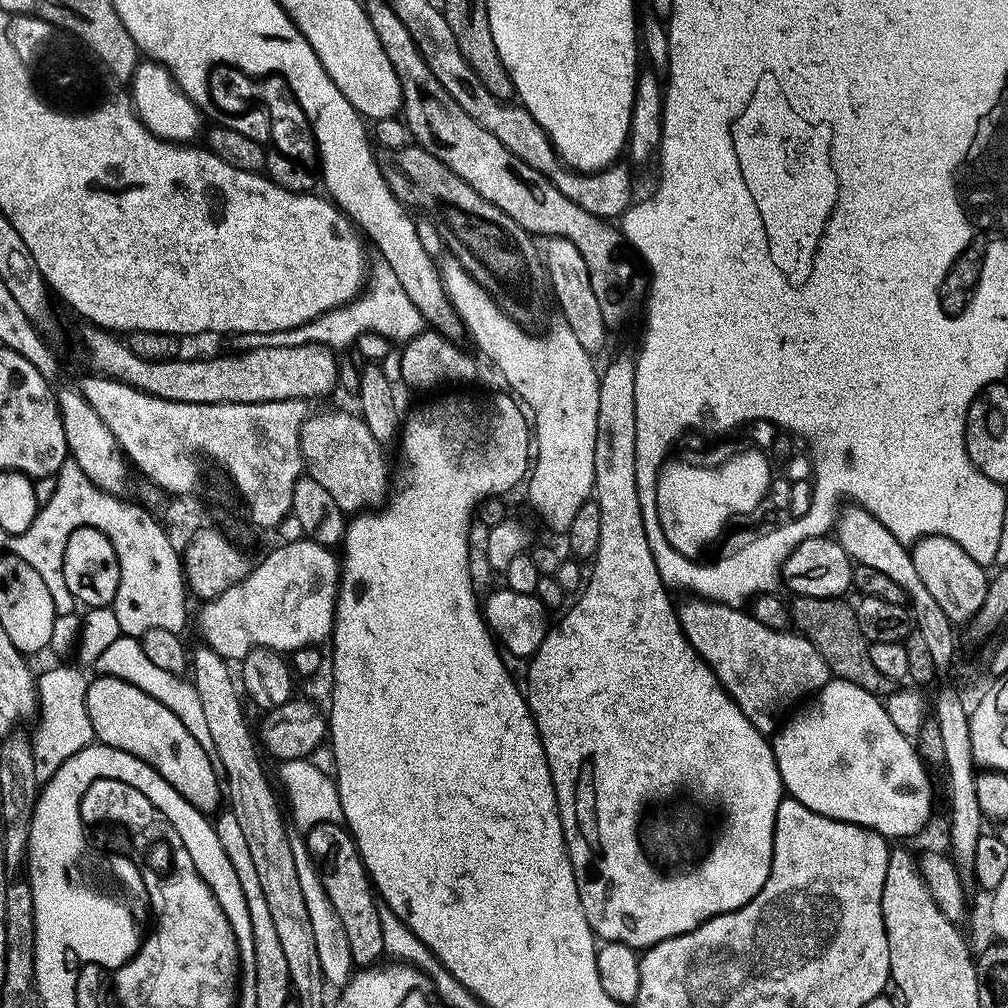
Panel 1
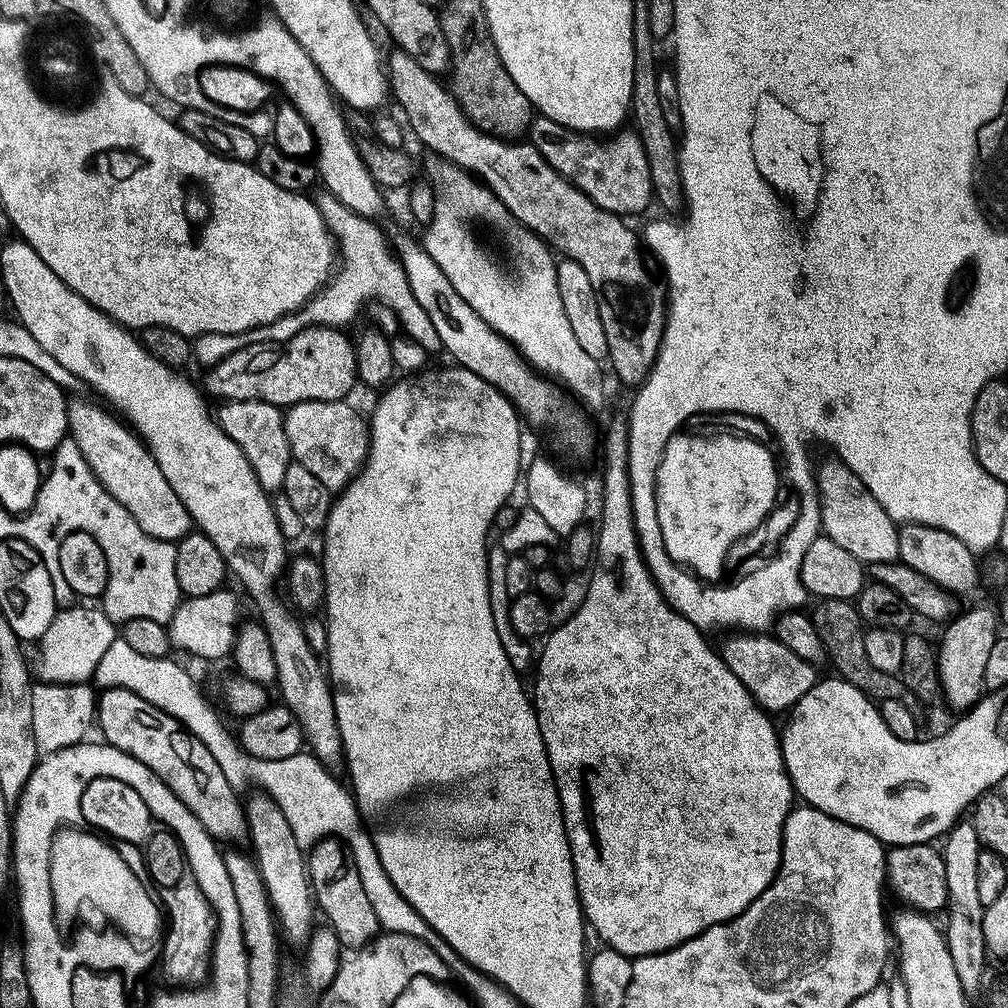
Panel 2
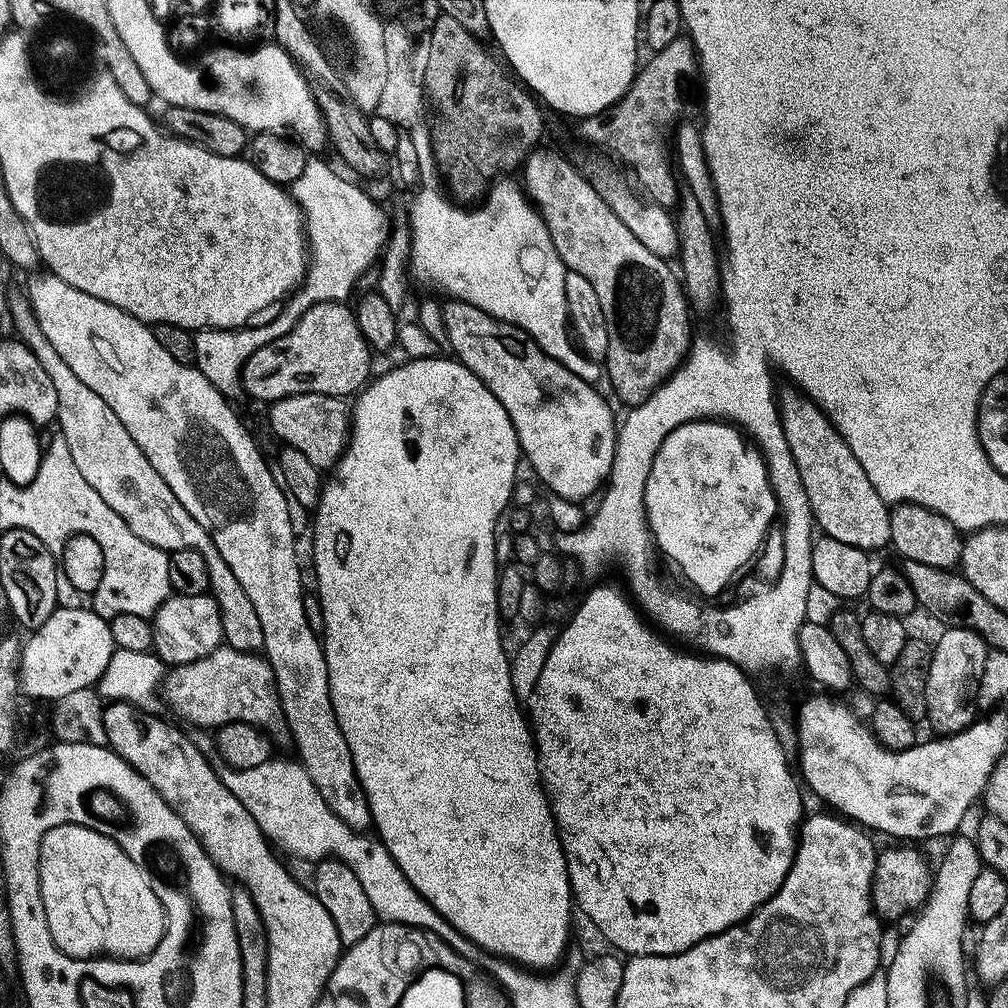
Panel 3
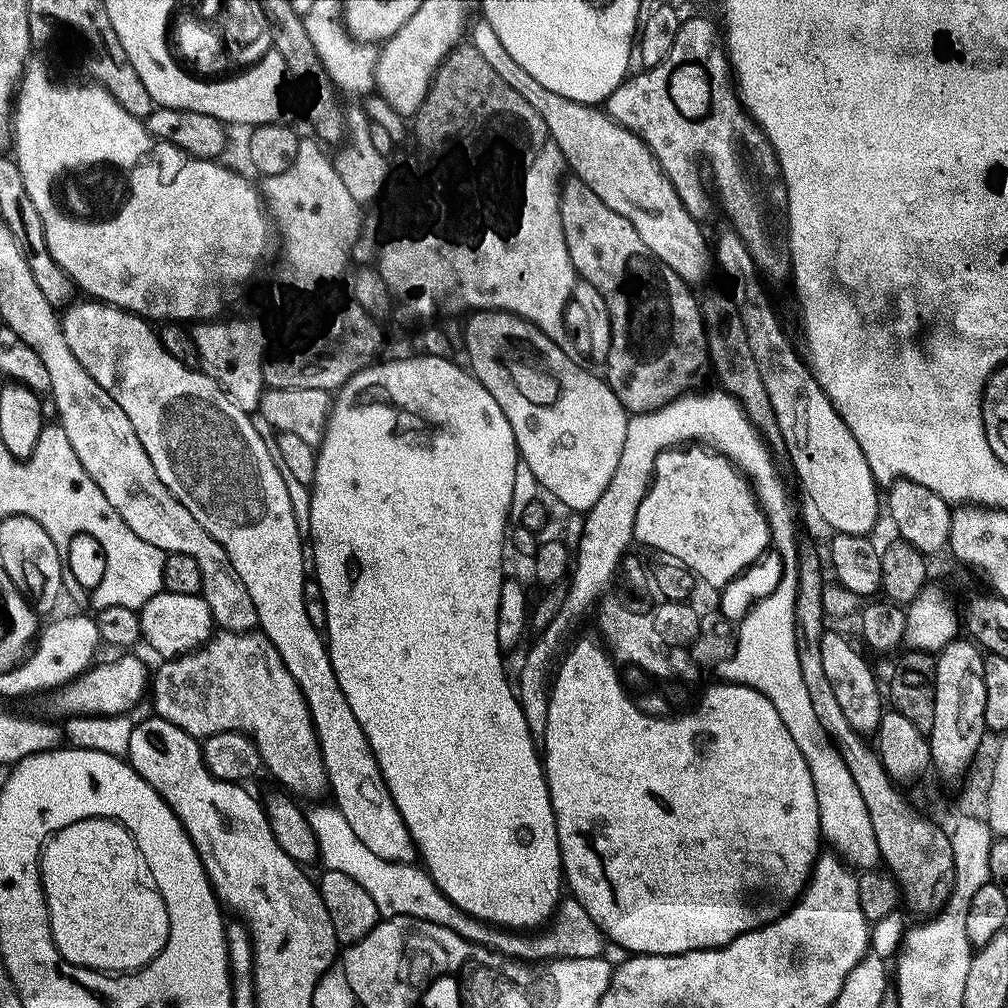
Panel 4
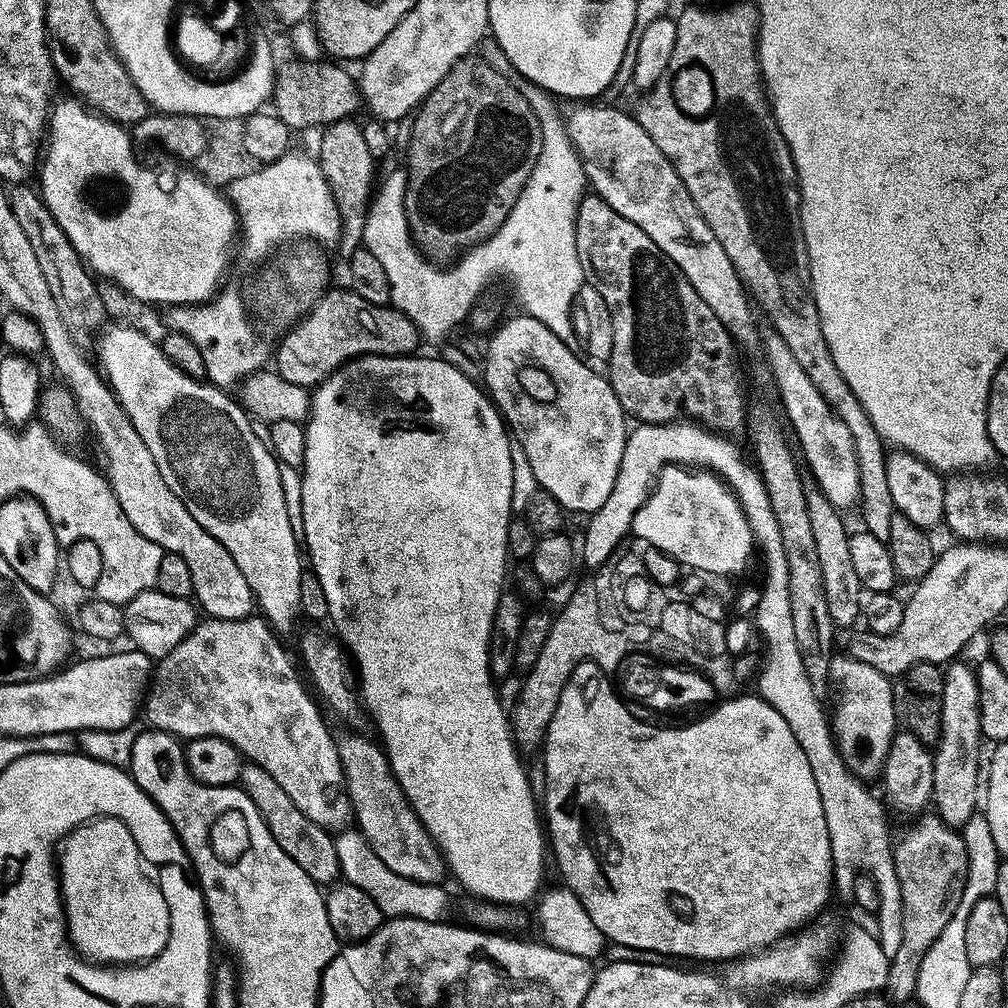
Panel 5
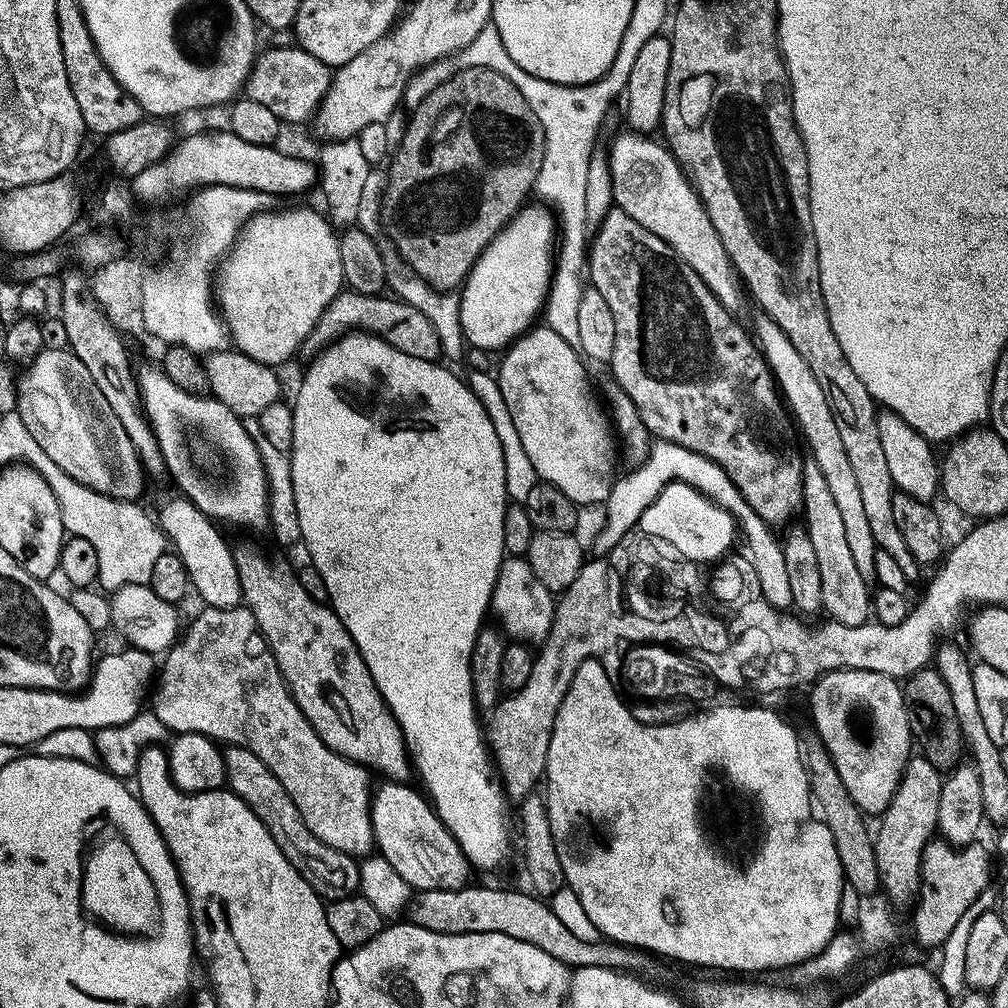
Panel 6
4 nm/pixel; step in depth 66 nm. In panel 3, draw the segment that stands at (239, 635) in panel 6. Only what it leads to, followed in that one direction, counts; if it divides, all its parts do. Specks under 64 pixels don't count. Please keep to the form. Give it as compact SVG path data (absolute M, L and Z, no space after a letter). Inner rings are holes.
M222 646L214 654L202 658L196 664L186 664L175 669L167 677L162 689L163 695L173 708L188 721L200 728L219 730L230 724L249 724L261 730L272 730L276 723L285 719L284 706L280 700L280 691L276 688L276 676L263 655L251 652L239 652Z

